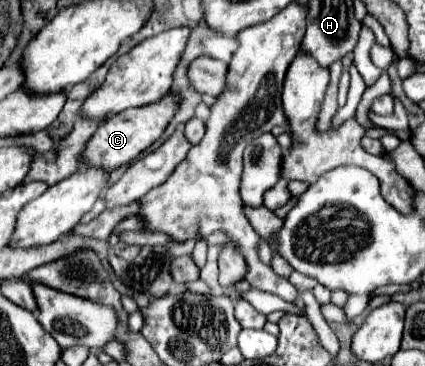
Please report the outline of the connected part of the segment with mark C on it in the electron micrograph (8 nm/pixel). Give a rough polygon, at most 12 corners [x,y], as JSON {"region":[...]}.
{"region":[[181,95],[111,115],[85,163],[111,173],[161,137]]}

